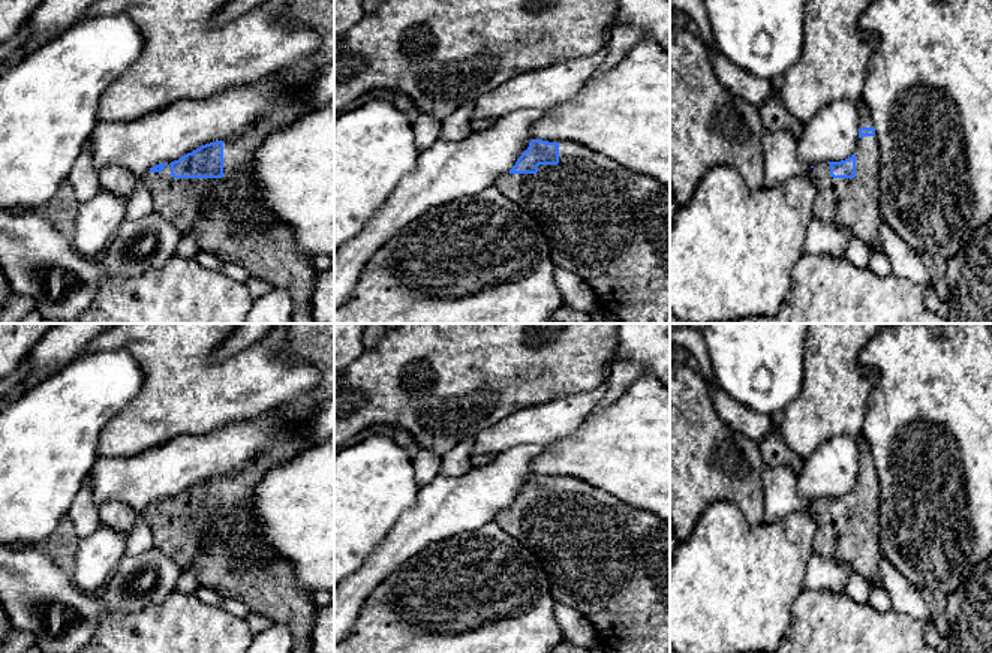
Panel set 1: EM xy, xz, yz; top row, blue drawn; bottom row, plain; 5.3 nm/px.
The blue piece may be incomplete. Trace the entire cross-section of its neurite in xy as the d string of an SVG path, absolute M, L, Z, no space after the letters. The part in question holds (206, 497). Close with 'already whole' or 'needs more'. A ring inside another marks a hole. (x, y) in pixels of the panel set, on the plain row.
M279 443L249 463L243 472L201 481L178 496L150 503L142 514L153 536L153 547L181 571L195 568L202 587L244 604L249 613L285 625L294 638L292 653L312 653L312 632L319 607L313 602L313 592L295 583L292 566L273 554L258 538L250 506L253 490L264 473L303 451L295 443Z | needs more

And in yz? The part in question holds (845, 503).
M859 436L859 479L854 490L841 497L821 497L806 506L817 521L814 550L880 586L878 569L886 560L880 538L881 487L869 443Z | needs more

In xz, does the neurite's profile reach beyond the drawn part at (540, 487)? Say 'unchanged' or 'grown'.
grown

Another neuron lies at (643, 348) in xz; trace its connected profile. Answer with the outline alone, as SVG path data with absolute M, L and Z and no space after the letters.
M622 324L619 344L604 397L592 409L601 412L643 373L653 374L670 388L670 324Z

